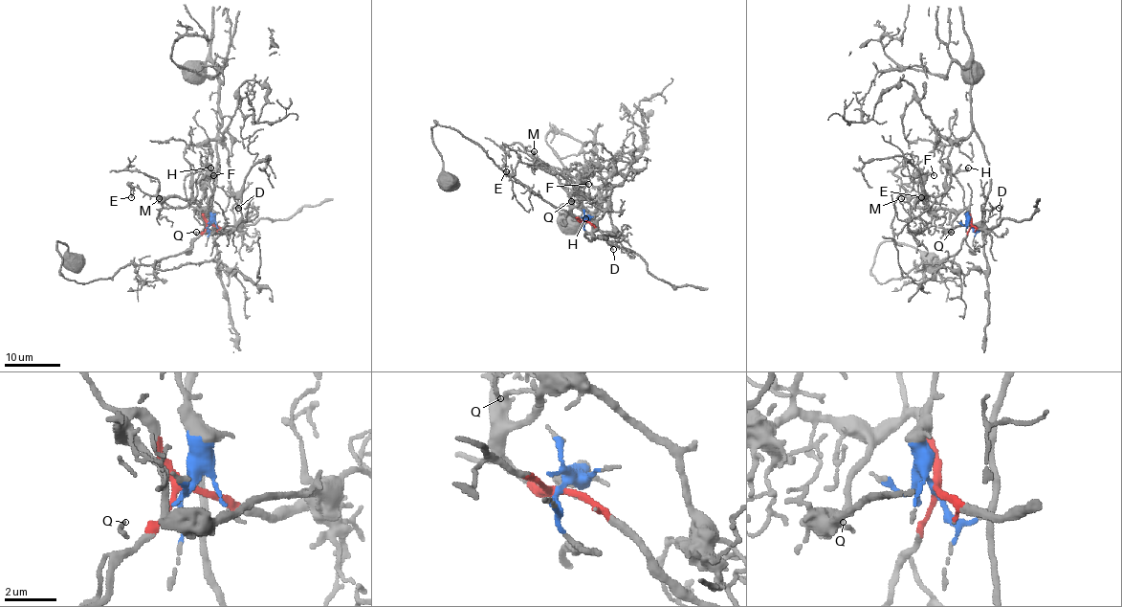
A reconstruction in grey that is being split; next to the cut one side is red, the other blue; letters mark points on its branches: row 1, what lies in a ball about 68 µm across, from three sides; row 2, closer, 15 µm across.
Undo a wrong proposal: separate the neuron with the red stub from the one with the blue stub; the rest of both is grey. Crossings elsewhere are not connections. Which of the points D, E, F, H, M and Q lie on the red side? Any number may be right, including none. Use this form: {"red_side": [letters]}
{"red_side": ["D", "E", "F", "H", "M", "Q"]}

